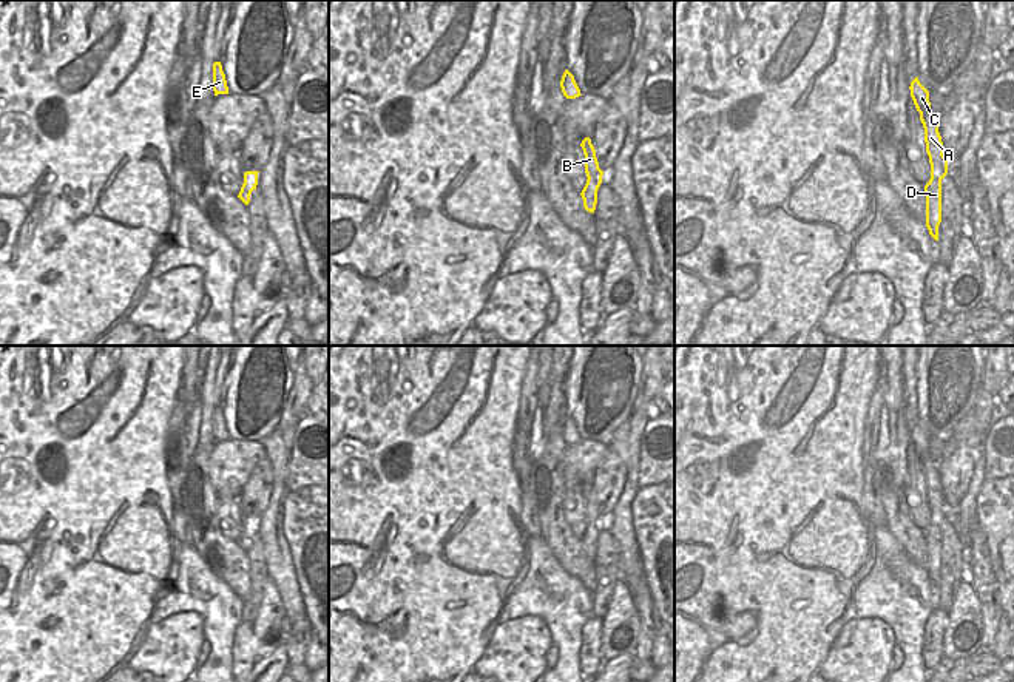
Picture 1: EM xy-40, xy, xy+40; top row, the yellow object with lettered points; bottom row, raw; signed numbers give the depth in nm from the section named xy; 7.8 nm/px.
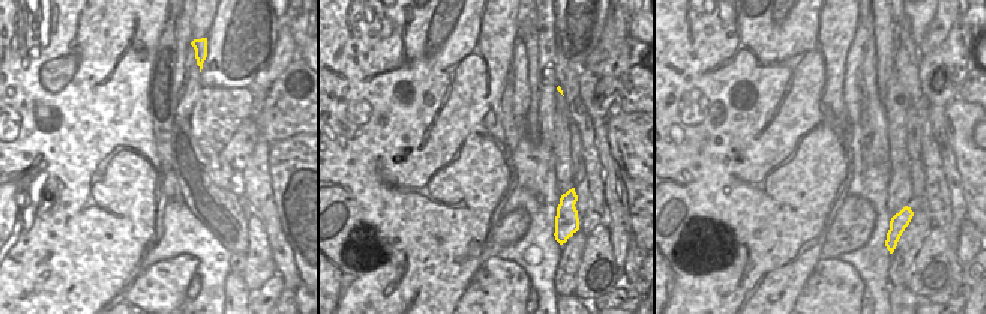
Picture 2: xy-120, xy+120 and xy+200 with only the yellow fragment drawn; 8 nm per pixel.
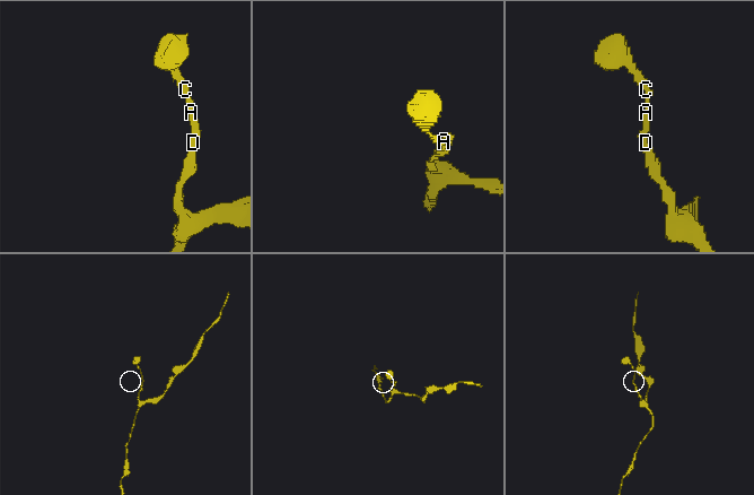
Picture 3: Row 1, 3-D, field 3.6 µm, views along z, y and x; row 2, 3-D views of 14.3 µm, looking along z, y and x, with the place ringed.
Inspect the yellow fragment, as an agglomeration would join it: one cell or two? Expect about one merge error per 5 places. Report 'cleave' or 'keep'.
keep

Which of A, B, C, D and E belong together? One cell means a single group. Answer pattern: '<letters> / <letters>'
A B C D E

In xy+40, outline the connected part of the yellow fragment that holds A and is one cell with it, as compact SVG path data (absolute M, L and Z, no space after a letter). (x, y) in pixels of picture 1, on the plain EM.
M918 423L911 427L909 435L924 474L926 498L931 509L931 525L924 531L926 572L929 580L938 586L938 571L941 568L941 525L948 520L948 505L943 500L937 461L931 457L929 437L920 429Z

